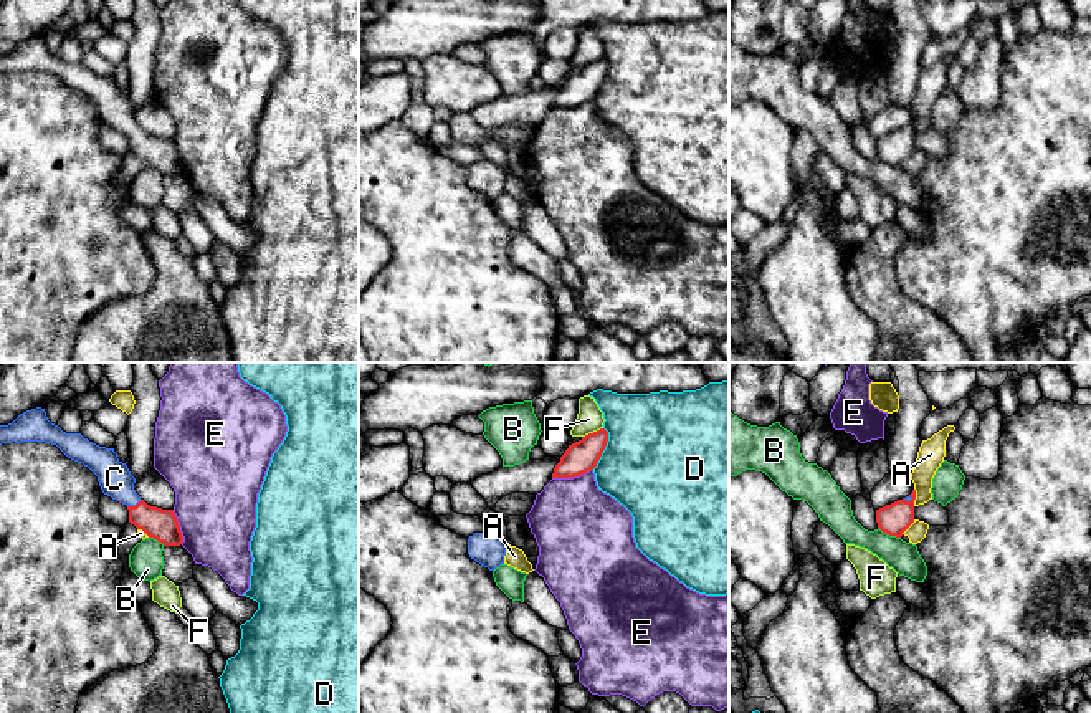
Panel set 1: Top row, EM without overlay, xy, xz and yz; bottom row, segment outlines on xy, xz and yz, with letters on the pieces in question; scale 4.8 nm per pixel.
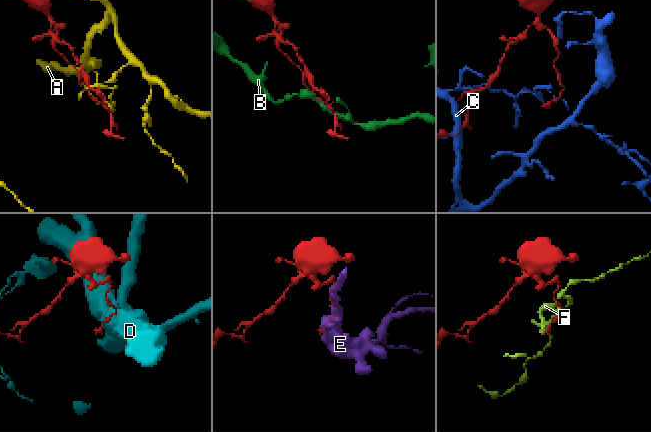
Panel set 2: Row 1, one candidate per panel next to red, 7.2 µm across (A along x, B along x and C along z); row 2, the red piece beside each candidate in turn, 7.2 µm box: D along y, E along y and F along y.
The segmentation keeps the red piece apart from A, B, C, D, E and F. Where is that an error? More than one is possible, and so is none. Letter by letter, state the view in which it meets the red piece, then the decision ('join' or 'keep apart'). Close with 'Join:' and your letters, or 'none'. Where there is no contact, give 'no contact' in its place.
A: meets red in yz; keep apart
B: meets red in yz; keep apart
C: meets red in xy; join
D: meets red in xz; keep apart
E: meets red in xz; keep apart
F: meets red in xz; keep apart
Join: C

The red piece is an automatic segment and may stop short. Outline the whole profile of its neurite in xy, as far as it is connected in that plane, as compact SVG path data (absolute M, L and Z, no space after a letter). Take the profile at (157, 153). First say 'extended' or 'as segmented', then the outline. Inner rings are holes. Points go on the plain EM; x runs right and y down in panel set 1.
extended | M36 36L20 43L12 53L0 55L0 74L20 71L45 71L56 74L68 88L88 96L104 124L121 131L129 139L129 152L164 175L180 175L183 165L174 139L147 134L134 119L136 108L114 78L99 76L81 63L66 63L51 53L45 38Z

